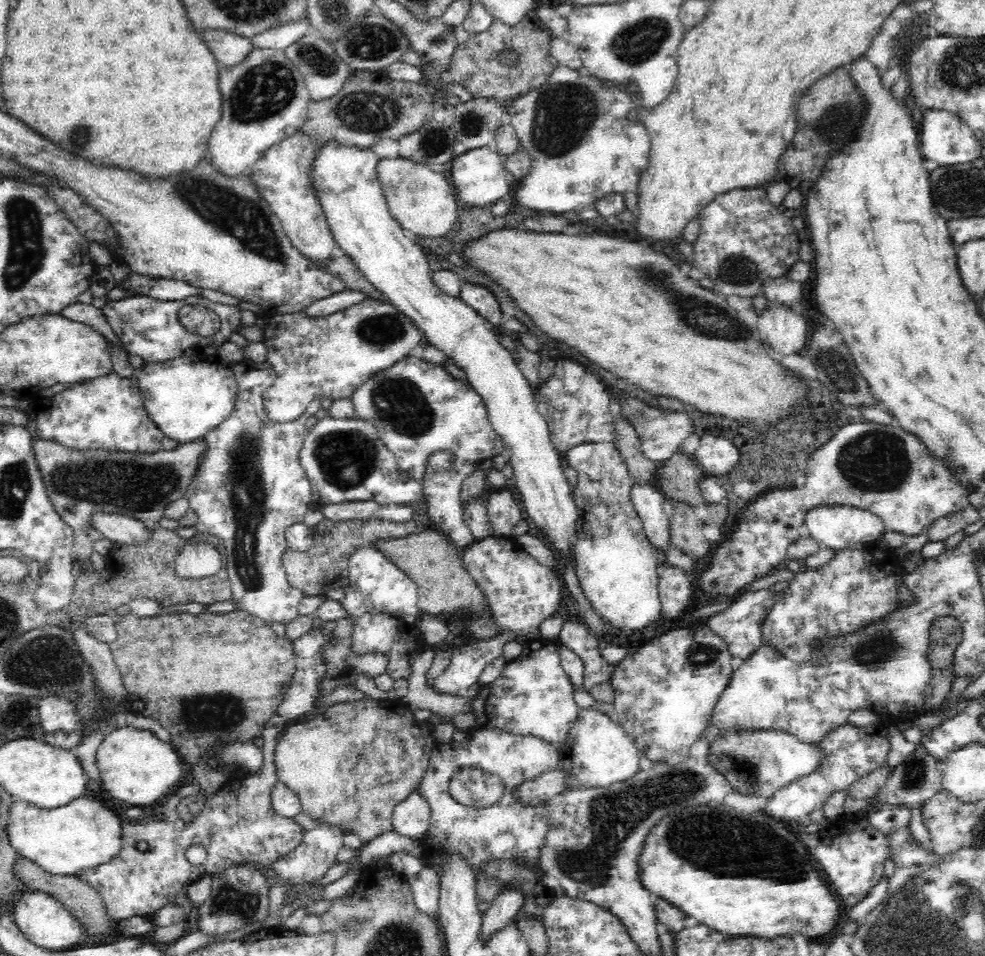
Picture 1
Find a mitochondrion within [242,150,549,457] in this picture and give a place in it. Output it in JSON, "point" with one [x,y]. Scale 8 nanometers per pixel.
{"point":[397,401]}

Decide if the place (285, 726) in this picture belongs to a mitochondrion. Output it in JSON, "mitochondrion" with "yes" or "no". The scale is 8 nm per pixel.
{"mitochondrion":"no"}

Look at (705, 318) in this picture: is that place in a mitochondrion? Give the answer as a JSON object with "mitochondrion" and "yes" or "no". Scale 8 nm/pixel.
{"mitochondrion":"yes"}

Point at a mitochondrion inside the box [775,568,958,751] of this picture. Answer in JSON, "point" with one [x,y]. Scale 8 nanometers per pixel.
{"point":[877,650]}

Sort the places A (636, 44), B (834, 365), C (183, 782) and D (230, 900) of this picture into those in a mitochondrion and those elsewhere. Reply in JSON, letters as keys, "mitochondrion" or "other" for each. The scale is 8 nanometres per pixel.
{"A":"mitochondrion","B":"mitochondrion","C":"other","D":"mitochondrion"}

